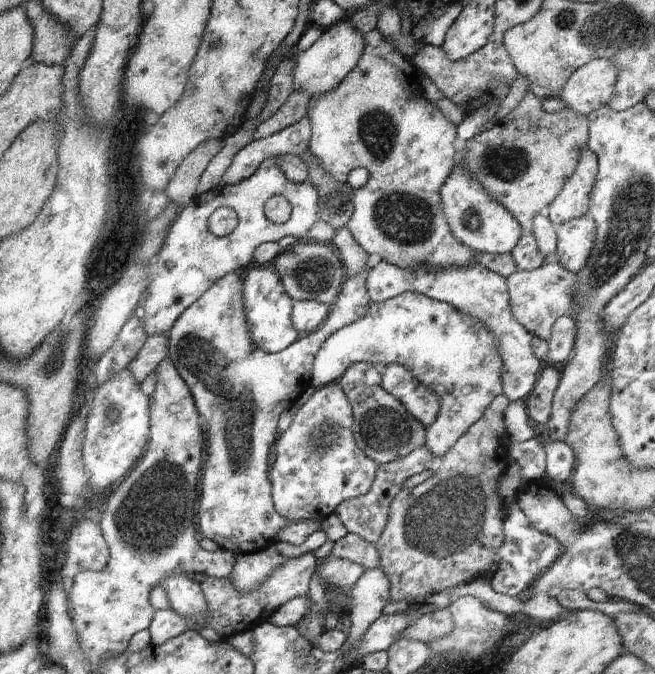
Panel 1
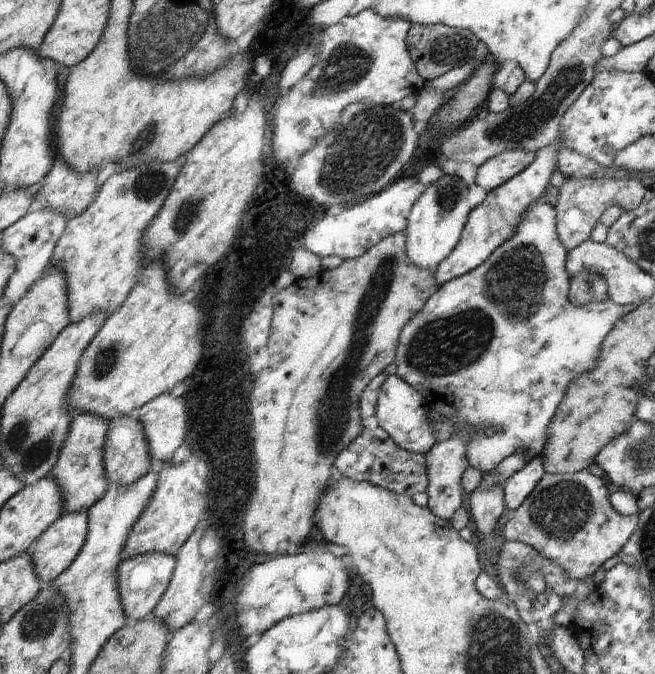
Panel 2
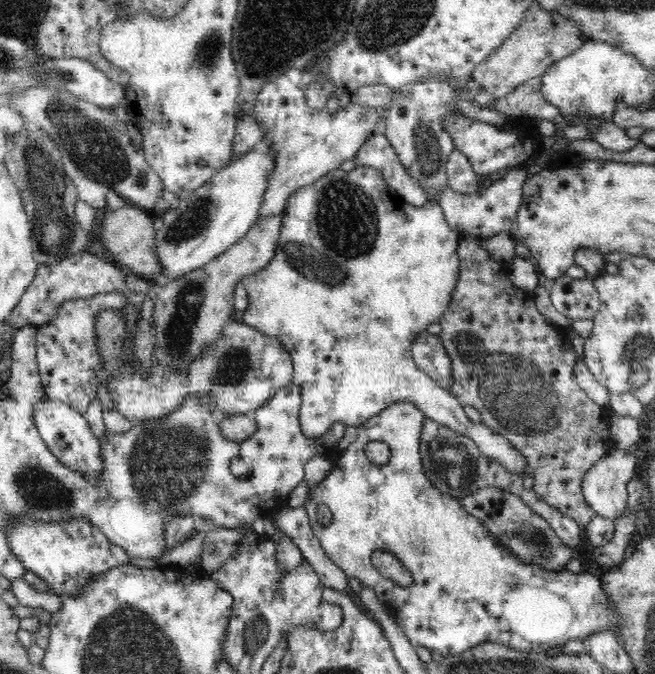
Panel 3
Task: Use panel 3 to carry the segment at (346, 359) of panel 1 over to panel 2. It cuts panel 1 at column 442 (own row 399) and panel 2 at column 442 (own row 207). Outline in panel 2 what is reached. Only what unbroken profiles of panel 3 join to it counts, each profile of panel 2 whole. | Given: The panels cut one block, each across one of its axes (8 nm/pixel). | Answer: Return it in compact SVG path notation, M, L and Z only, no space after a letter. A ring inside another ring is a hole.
M538 199L536 202L532 202L530 208L522 214L522 220L520 220L520 224L514 230L514 236L510 240L506 240L504 244L500 244L479 267L439 285L438 290L426 300L424 308L412 317L400 334L399 346L396 350L397 358L395 359L396 375L407 384L410 384L410 387L414 388L416 392L420 393L428 408L433 407L434 412L438 412L440 416L448 418L448 422L446 420L432 420L432 418L428 418L428 424L432 426L432 432L436 436L437 443L452 438L452 434L456 430L464 428L463 424L469 424L478 430L466 442L466 458L468 459L469 466L480 470L482 473L494 470L505 458L516 453L518 449L527 449L530 452L534 452L535 456L540 456L546 441L548 426L550 426L550 422L554 418L554 412L558 410L558 404L562 402L562 398L564 398L566 390L568 390L568 384L574 378L578 378L580 374L586 374L586 372L590 372L596 366L598 354L600 354L600 346L602 346L606 335L614 328L614 324L620 318L624 318L626 314L637 308L637 304L624 304L622 306L622 304L616 304L610 299L606 300L606 302L586 307L576 306L576 304L572 304L568 300L569 276L568 270L566 270L568 252L558 238L558 232L556 232L556 215L555 207L550 206L546 201ZM488 426L498 426L498 432L494 436L480 434L480 430L484 430Z

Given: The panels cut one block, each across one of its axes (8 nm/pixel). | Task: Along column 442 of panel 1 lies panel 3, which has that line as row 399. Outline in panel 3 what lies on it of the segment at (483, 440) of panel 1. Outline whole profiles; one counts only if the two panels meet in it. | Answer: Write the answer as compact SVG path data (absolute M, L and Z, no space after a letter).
M462 236L460 239L457 252L459 279L450 305L439 320L442 328L439 339L452 361L449 392L463 406L477 408L481 423L512 443L533 470L533 489L537 494L584 529L596 514L582 494L582 477L614 446L602 407L590 400L575 381L573 370L578 355L565 331L548 324L536 309L534 296L517 288L510 278L507 265L497 262L482 248L481 241L472 236Z

